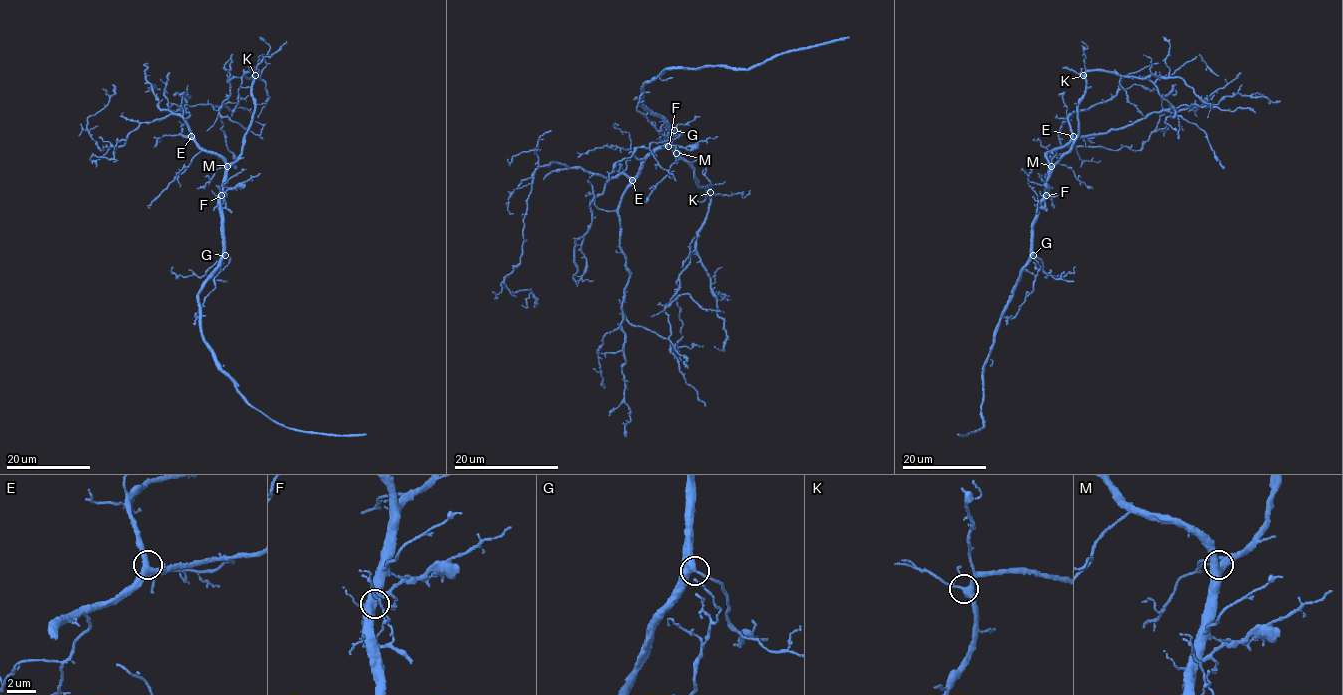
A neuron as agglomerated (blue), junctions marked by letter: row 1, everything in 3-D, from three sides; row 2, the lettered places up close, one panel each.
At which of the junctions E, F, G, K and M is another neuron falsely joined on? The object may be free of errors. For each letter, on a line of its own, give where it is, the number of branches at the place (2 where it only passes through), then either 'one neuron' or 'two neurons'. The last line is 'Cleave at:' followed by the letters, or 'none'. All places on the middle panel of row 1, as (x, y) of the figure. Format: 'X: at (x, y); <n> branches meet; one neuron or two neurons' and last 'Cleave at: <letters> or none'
E: at (632, 180); 3 branches meet; one neuron
F: at (668, 146); 4 branches meet; one neuron
G: at (674, 130); 4 branches meet; one neuron
K: at (710, 192); 4 branches meet; one neuron
M: at (676, 153); 3 branches meet; one neuron
Cleave at: none

